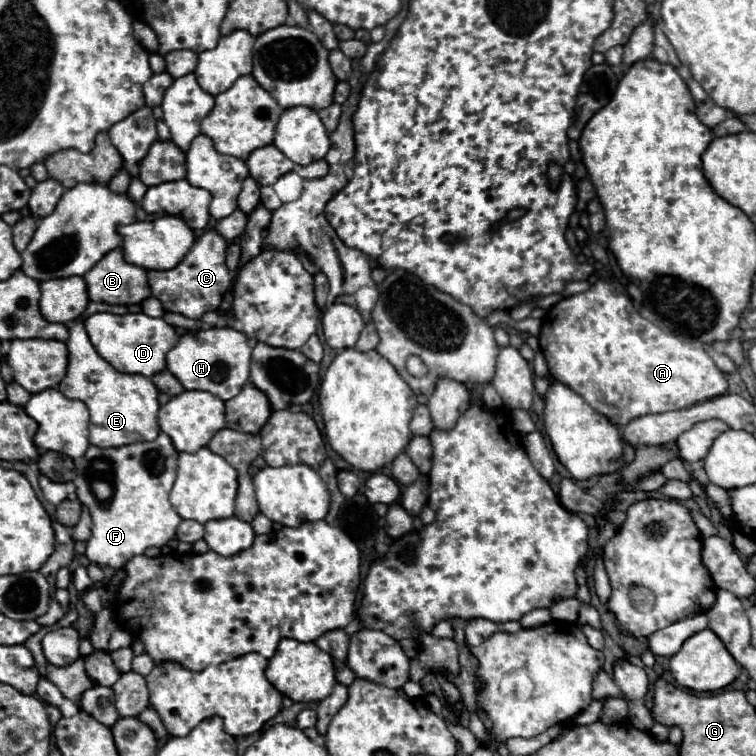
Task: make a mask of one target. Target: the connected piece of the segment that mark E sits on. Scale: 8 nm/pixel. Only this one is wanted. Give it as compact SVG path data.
M78 318L70 326L68 346L68 370L58 390L70 398L80 400L90 410L90 444L98 448L116 448L134 442L148 442L160 434L158 428L158 390L150 378L142 374L122 374L110 366L92 346L84 320Z

